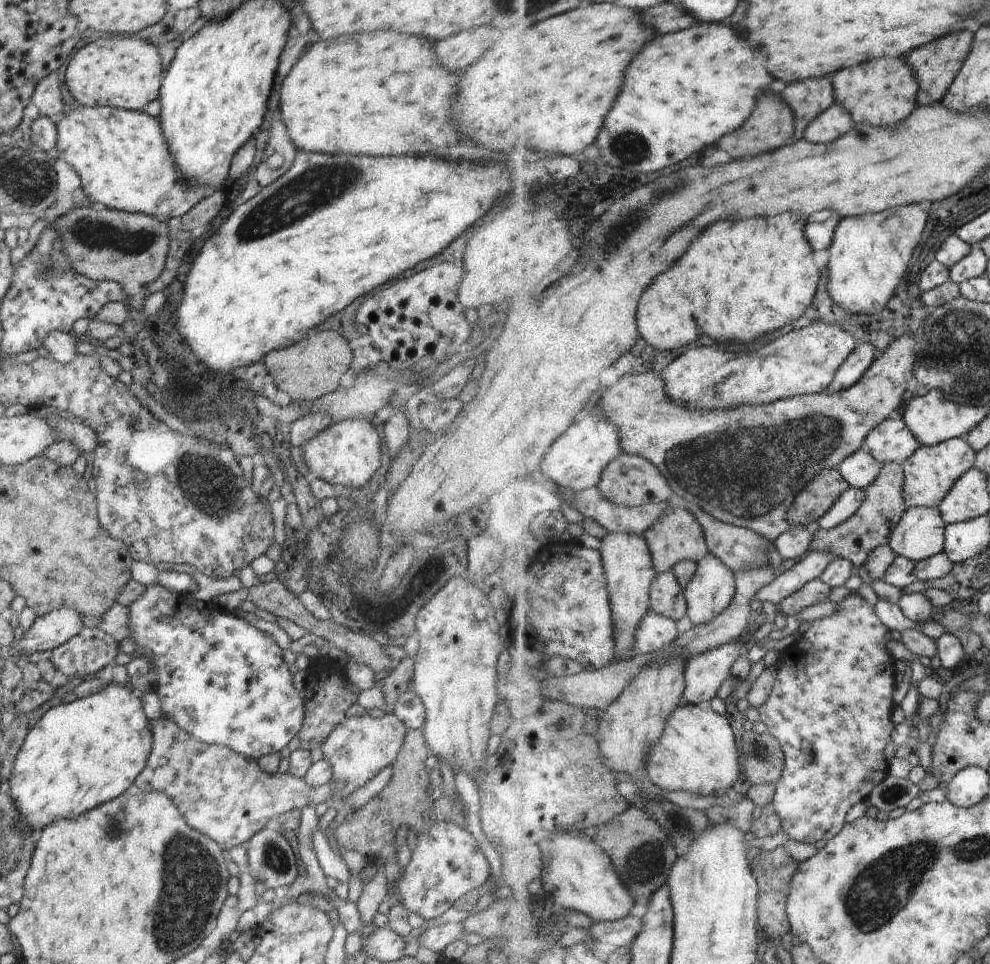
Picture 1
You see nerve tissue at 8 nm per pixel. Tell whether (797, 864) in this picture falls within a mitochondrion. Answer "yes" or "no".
no

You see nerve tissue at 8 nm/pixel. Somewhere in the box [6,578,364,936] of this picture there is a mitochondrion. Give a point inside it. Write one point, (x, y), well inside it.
(274, 858)

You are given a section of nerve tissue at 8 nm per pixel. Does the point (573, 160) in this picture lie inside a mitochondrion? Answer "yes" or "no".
no

